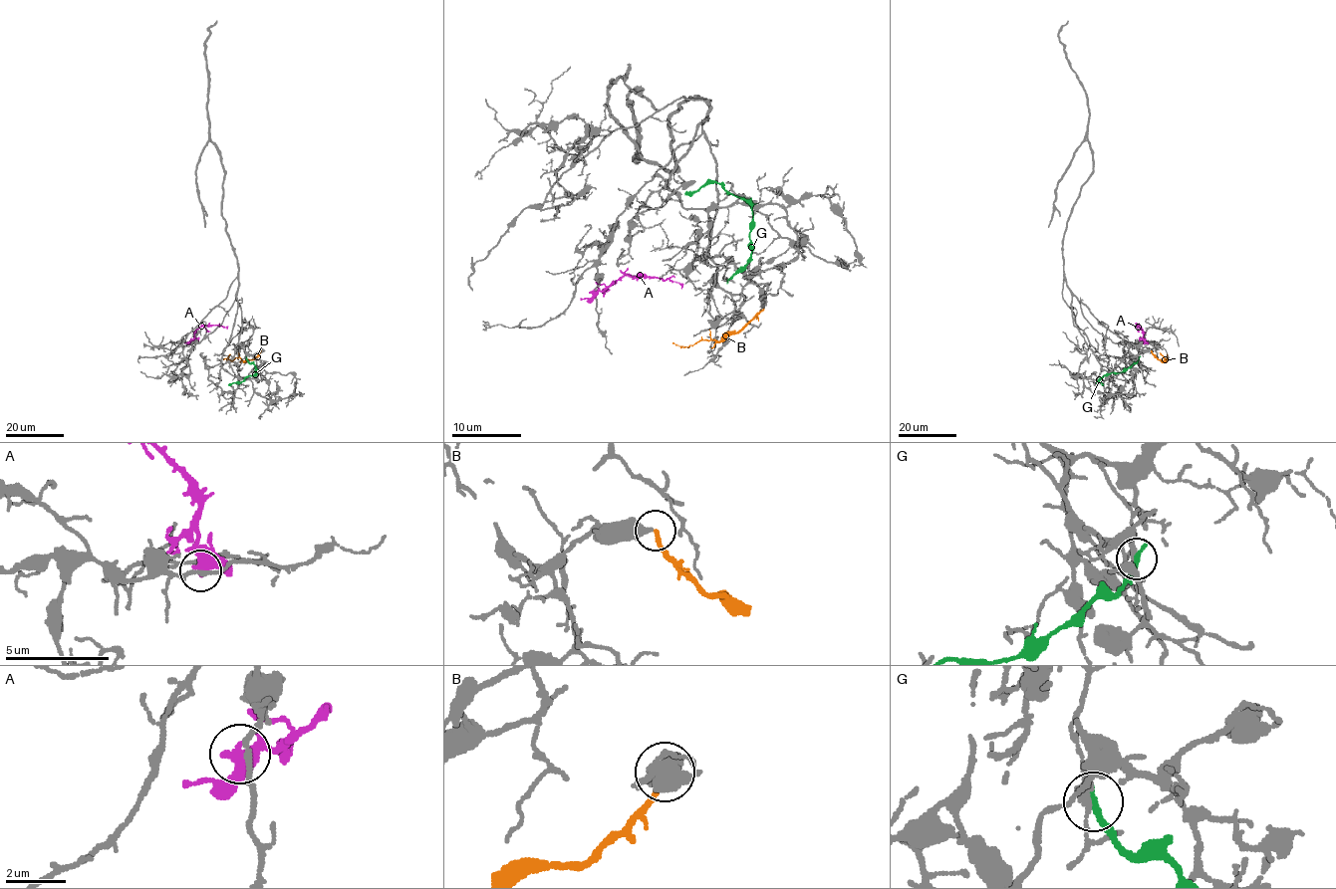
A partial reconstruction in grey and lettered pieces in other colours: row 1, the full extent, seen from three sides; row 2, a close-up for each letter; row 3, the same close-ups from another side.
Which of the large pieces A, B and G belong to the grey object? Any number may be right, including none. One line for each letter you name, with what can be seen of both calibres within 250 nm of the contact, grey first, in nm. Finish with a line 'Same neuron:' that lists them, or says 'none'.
Same neuron: none

